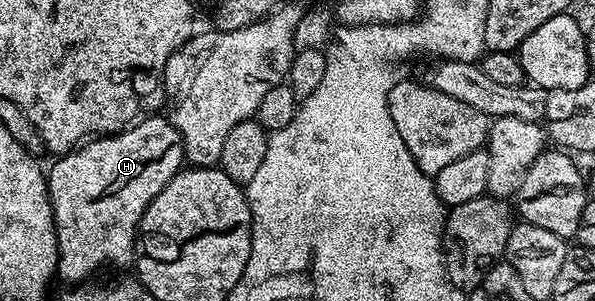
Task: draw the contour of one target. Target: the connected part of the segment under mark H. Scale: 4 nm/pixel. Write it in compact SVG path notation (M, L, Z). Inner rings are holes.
M160 116L145 117L143 120L137 121L135 124L121 130L118 134L93 137L91 140L85 141L79 148L71 150L69 154L59 155L55 159L56 163L50 168L47 167L48 195L50 196L50 204L52 205L54 220L56 221L56 239L58 240L58 256L60 257L58 274L61 279L64 277L68 284L87 283L89 281L88 277L95 270L102 269L103 266L124 266L127 262L129 265L133 261L140 221L146 212L146 208L152 203L154 196L158 196L158 192L162 192L162 188L166 188L168 181L185 165L184 145L182 144L182 136L178 132L178 128L174 128L174 124L167 117L156 117Z

